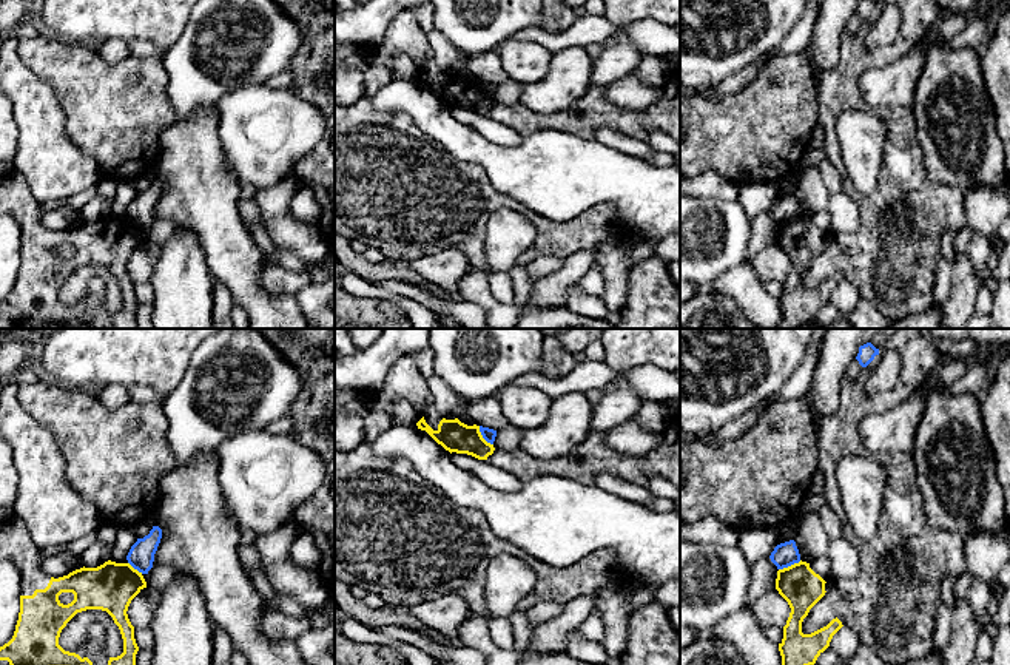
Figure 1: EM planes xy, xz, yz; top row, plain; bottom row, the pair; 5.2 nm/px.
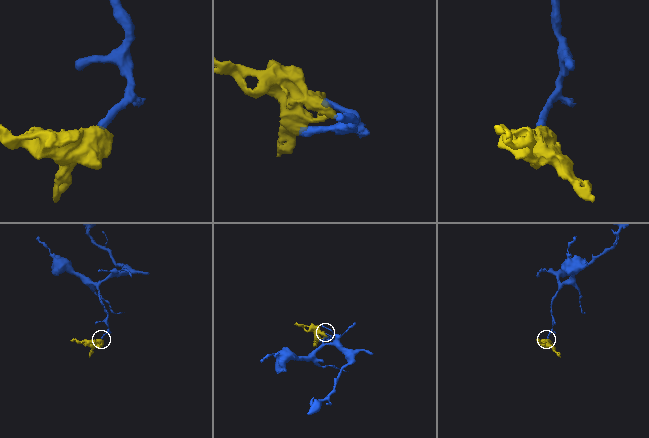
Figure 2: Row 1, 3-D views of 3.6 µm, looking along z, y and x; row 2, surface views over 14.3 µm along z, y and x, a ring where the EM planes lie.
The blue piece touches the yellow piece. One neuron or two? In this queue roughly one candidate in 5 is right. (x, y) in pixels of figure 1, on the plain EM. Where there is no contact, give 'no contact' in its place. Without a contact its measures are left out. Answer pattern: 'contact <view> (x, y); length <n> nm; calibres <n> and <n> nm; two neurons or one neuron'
contact xz (483, 91); length 130 nm; calibres 70 and 160 nm; two neurons

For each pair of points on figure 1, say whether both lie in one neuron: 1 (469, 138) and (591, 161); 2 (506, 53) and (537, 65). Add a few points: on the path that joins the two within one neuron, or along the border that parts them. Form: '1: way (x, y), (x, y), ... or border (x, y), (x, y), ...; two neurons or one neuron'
1: way (500, 161), (560, 161); one neuron
2: way (514, 56), (529, 64); one neuron

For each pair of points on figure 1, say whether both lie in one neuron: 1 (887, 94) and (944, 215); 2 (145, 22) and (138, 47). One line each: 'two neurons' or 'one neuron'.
1: two neurons
2: two neurons

